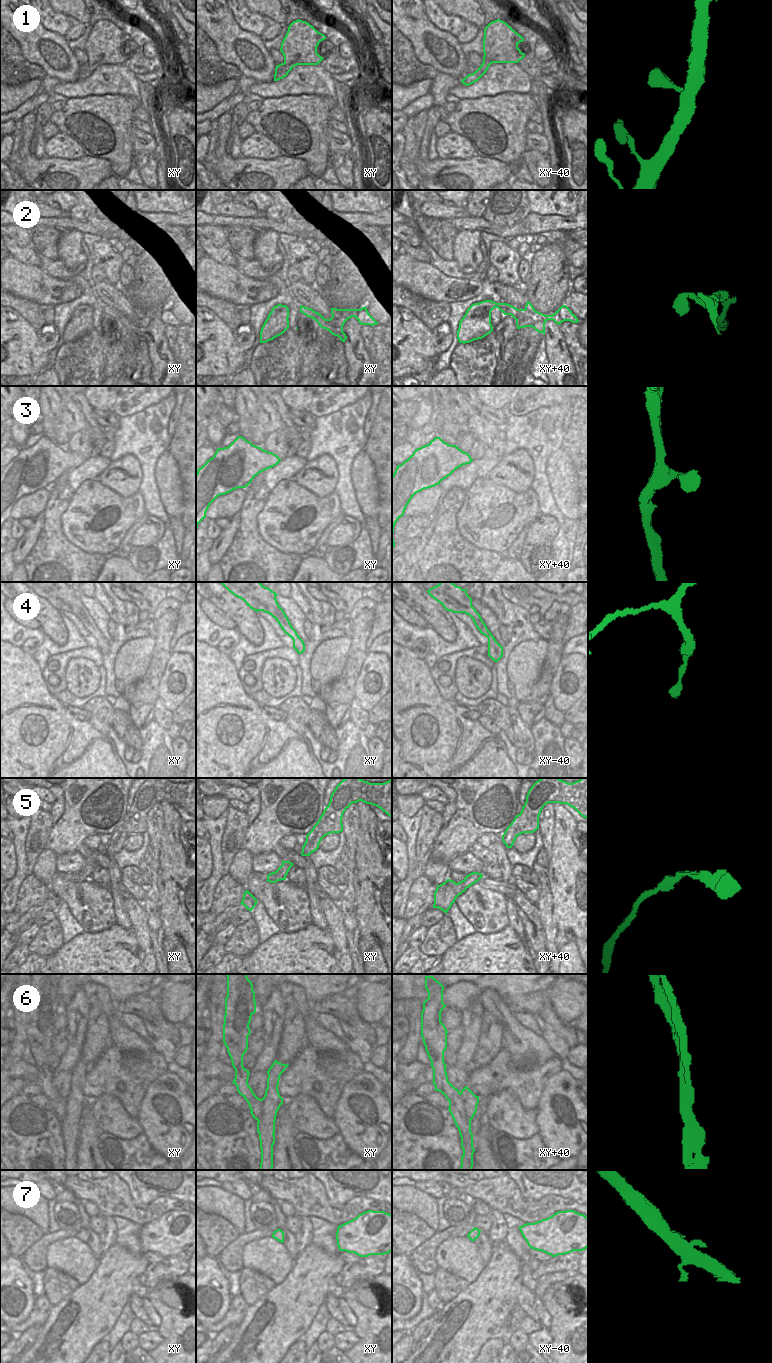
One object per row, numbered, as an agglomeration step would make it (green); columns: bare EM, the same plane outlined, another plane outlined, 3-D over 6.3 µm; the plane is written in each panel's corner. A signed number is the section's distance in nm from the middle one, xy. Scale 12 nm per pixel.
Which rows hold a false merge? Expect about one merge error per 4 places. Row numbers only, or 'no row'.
6

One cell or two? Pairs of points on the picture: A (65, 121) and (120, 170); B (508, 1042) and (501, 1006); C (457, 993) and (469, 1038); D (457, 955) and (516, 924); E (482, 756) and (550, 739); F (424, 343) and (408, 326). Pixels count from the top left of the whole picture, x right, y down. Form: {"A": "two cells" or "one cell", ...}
{"A": "one cell", "B": "one cell", "C": "two cells", "D": "two cells", "E": "two cells", "F": "one cell"}

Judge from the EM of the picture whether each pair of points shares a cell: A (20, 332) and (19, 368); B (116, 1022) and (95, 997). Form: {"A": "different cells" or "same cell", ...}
{"A": "same cell", "B": "same cell"}

